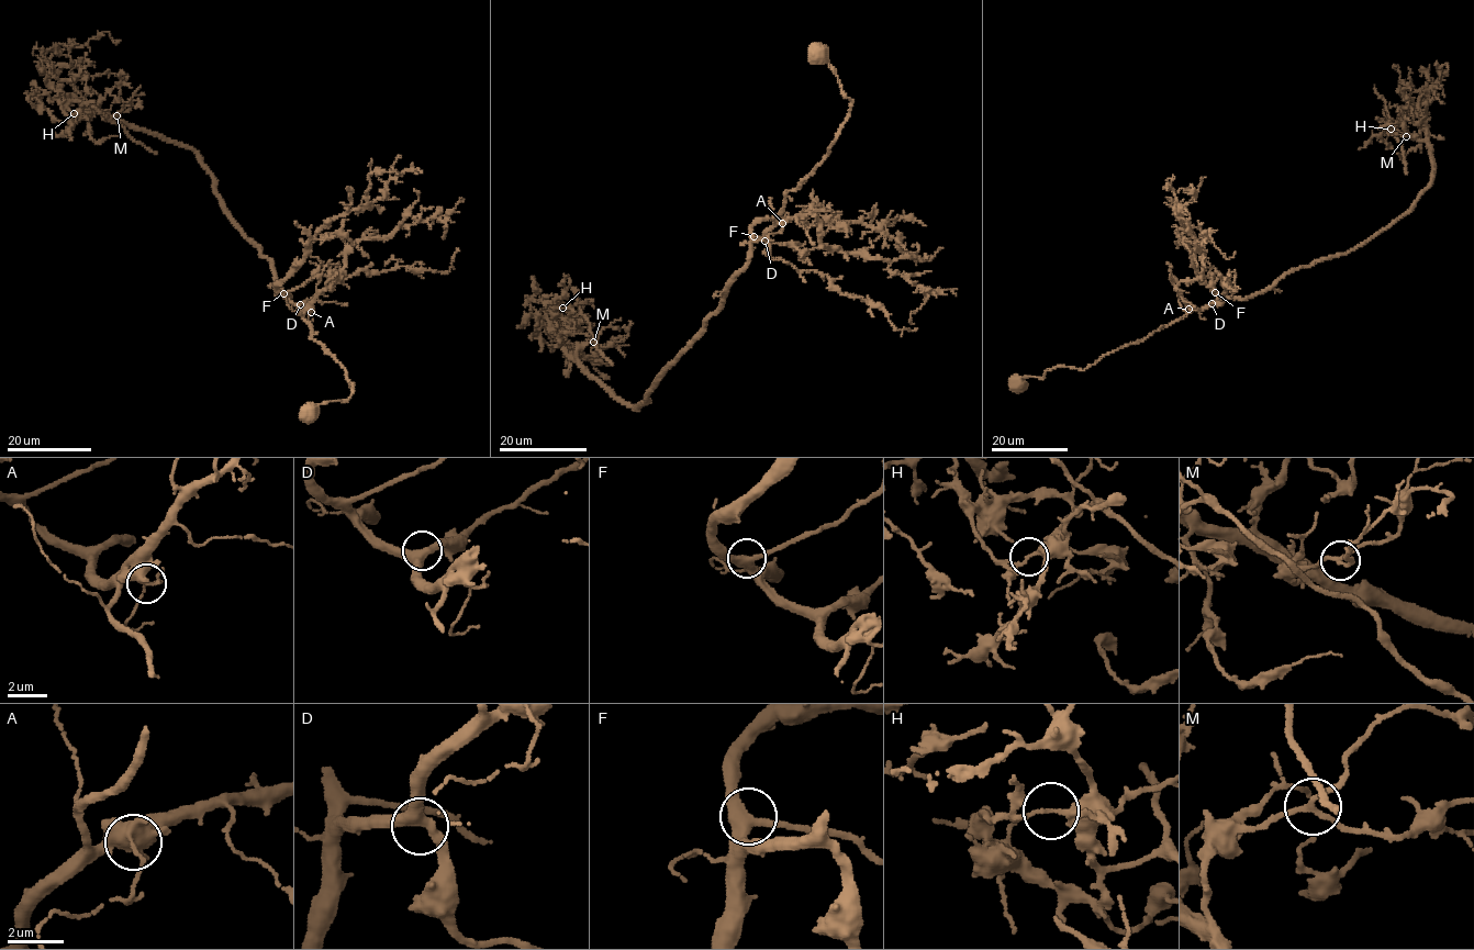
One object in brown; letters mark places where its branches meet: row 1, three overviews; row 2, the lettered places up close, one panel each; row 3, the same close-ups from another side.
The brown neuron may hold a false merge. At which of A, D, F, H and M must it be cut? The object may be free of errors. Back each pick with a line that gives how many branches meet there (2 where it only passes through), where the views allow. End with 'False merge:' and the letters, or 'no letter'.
H: 2
False merge: H

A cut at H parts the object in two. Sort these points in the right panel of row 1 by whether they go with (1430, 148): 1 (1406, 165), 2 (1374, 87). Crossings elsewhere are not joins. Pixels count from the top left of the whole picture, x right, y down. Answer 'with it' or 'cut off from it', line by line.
1: cut off from it
2: cut off from it

